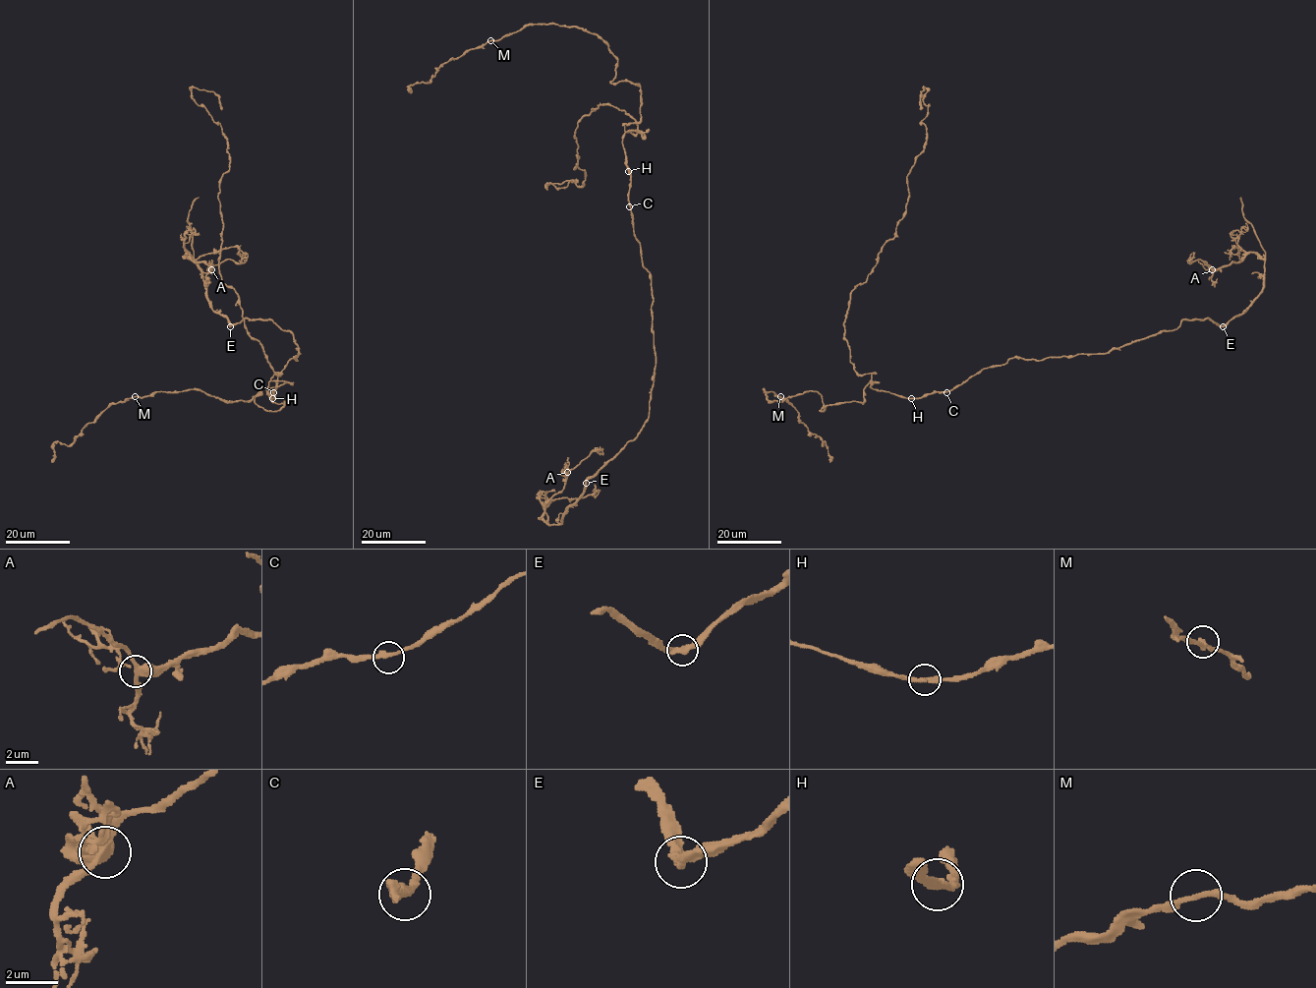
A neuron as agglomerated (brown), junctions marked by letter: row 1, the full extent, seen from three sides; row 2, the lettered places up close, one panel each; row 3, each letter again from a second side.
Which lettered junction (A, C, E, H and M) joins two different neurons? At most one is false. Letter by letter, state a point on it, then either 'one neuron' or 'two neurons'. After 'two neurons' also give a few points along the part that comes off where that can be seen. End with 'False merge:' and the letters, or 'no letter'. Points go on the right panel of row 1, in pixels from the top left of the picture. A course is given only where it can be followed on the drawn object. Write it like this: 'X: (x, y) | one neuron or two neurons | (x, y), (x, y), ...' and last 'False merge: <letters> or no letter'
A: (1212, 269) | one neuron
C: (946, 392) | one neuron
E: (1223, 326) | one neuron
H: (911, 398) | one neuron
M: (780, 396) | one neuron
False merge: no letter

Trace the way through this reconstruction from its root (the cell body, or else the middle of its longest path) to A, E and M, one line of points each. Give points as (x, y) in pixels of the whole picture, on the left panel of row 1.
A: (274, 391), (300, 354), (293, 335), (271, 319), (230, 325), (187, 254), (211, 269)
E: (274, 391), (277, 376), (300, 354), (293, 335), (271, 319), (245, 319), (230, 326)
M: (274, 391), (285, 381), (268, 382), (285, 401), (273, 411), (259, 390), (135, 396)

